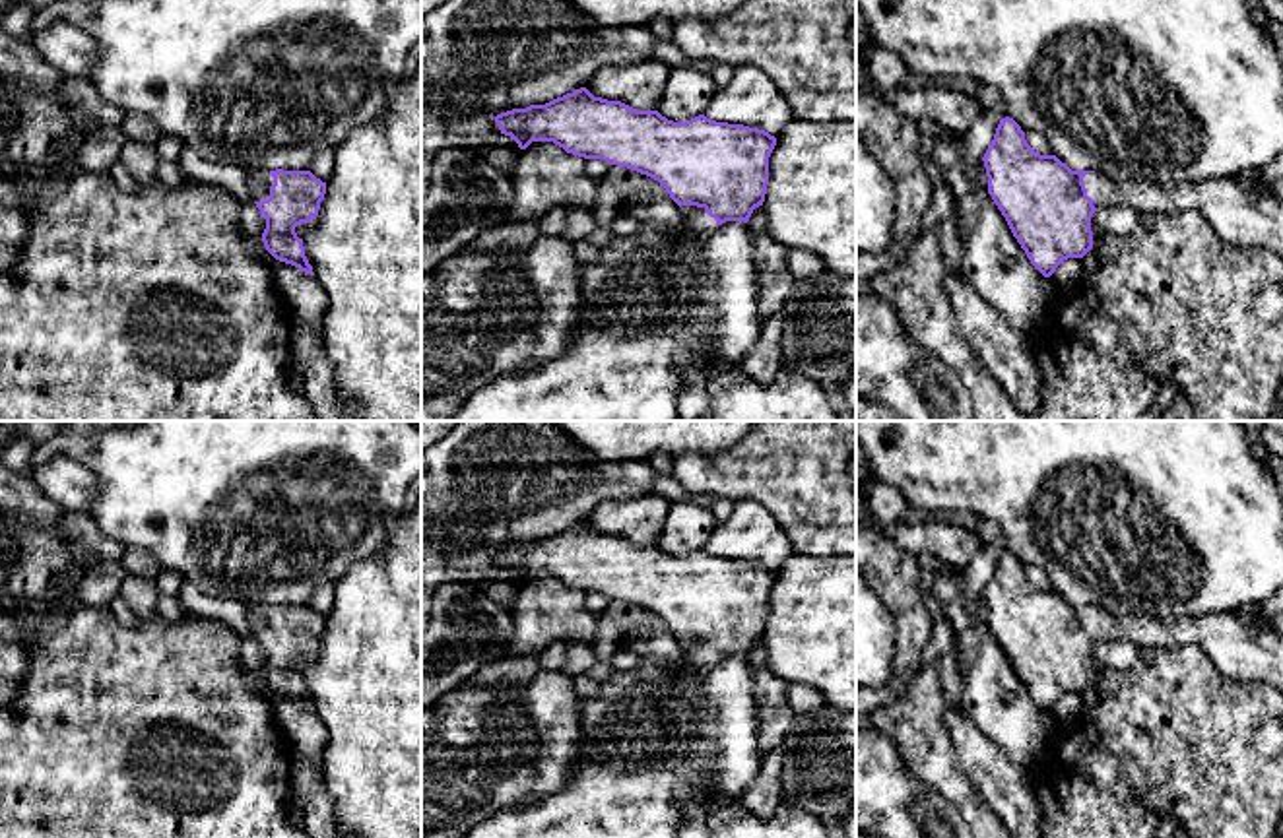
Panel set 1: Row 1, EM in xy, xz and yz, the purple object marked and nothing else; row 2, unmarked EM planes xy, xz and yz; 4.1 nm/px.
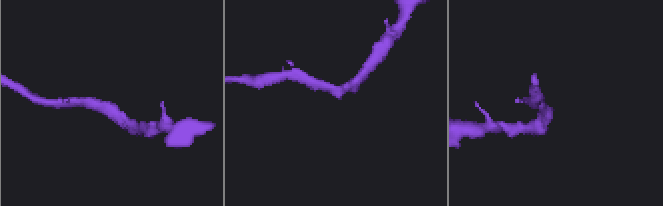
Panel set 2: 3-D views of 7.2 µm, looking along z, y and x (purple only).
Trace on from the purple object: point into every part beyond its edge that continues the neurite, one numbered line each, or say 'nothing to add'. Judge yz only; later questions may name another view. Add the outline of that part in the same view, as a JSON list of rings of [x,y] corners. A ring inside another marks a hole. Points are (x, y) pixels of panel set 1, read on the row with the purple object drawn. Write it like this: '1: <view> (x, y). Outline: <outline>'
1: yz (1231, 208). Outline: [[[1099,173],[1083,177],[1097,210],[1132,208],[1147,215],[1198,211],[1219,241],[1260,246],[1283,262],[1283,200],[1258,194],[1250,177],[1203,182],[1112,182]]]

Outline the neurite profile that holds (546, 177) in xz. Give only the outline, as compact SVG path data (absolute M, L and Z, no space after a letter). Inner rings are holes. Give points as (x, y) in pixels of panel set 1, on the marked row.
M532 142L522 149L512 182L514 200L505 223L542 219L551 208L592 211L598 204L598 182L586 177L584 157L553 142Z

